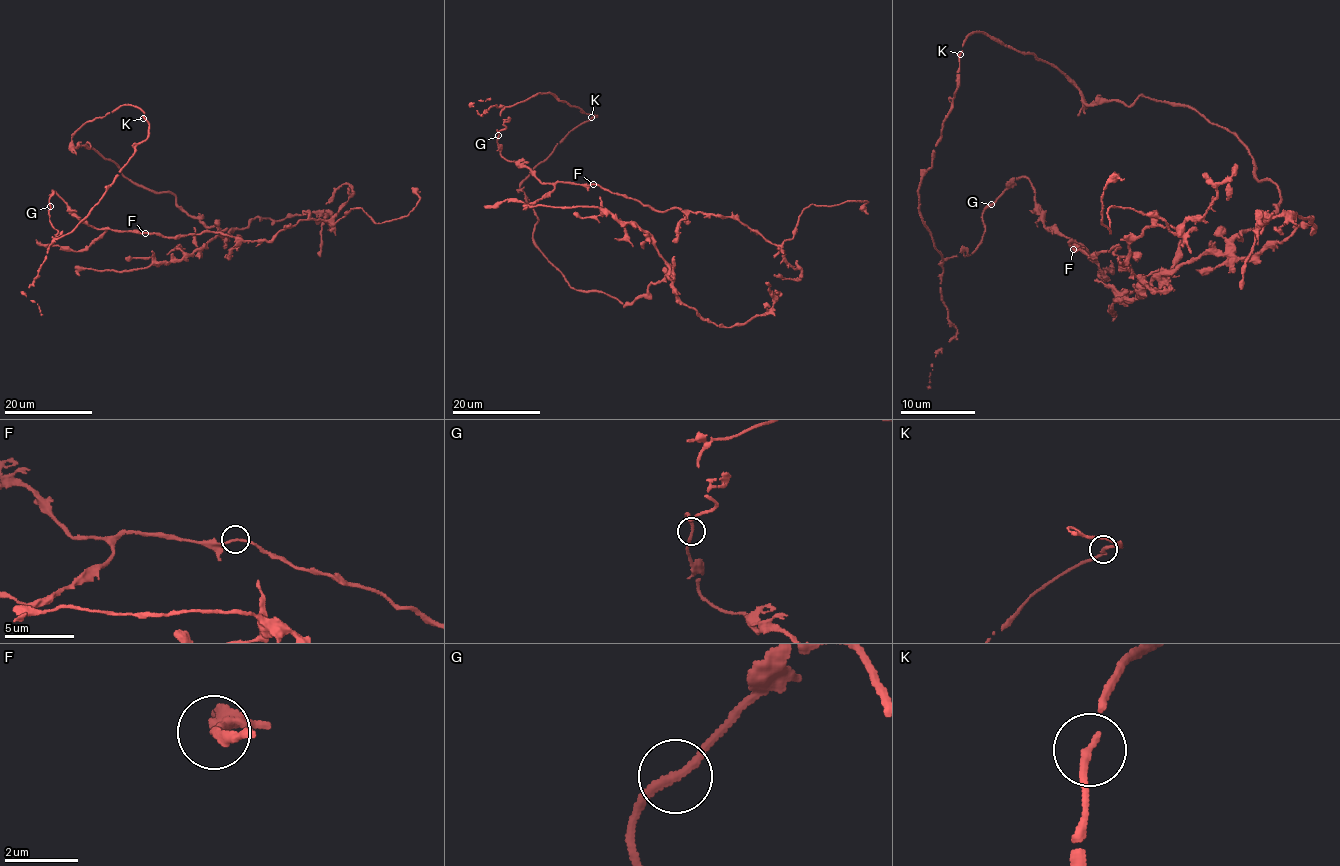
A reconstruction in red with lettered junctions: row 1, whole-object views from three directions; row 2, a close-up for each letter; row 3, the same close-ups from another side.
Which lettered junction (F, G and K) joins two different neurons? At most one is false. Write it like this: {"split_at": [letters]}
{"split_at": []}

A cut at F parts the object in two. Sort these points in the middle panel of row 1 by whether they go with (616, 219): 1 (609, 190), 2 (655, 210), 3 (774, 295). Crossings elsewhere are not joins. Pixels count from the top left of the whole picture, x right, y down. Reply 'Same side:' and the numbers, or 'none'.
Same side: 3

